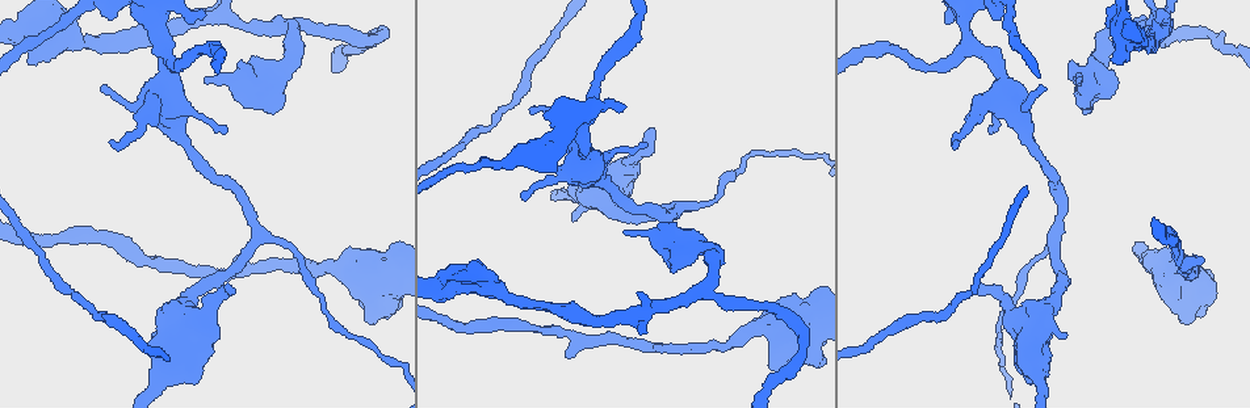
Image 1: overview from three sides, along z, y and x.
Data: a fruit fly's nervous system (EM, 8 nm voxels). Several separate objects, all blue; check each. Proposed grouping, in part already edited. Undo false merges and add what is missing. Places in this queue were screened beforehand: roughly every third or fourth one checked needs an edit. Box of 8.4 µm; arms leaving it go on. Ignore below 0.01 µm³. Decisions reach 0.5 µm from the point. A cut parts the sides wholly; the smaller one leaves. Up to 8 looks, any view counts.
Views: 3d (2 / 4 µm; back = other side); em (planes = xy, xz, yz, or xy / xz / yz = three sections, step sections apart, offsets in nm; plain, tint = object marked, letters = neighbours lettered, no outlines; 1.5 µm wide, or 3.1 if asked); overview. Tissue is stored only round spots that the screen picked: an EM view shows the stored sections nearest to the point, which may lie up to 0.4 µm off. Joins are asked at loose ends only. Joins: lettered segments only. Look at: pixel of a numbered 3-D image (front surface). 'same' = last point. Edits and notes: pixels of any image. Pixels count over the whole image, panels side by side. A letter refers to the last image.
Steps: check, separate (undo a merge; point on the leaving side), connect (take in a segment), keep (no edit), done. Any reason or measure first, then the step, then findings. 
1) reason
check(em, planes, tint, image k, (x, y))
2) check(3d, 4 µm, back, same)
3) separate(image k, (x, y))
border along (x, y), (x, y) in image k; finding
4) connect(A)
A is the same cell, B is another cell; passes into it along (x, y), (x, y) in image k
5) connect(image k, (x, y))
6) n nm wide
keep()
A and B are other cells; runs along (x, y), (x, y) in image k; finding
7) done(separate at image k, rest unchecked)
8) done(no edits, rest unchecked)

sudden change in width
check(em, xz, step 4, letters, image 1, (191, 293))

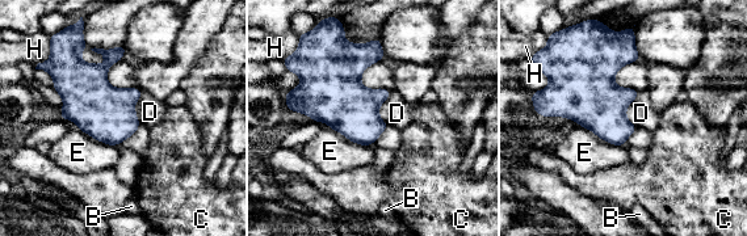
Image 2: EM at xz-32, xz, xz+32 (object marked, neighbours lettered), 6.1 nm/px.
another direction
check(em, planes, letters, same)

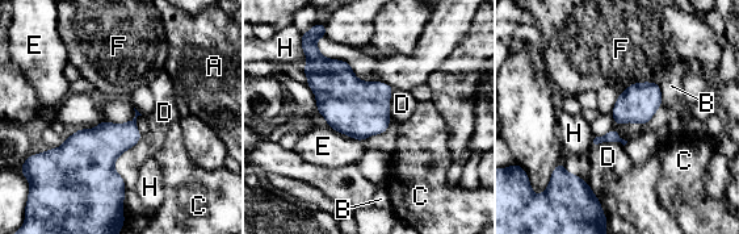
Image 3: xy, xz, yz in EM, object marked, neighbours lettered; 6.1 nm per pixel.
D touches over 340 nm
keep()
A, B, C, D, E, F and H are other cells; border along (658, 82), (633, 82), (618, 95) in image 3; one neuron here

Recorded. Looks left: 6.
tapers out
check(em, xy, step 8, letters, image 1, (955, 140))

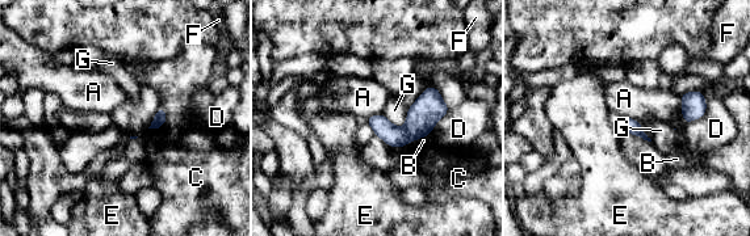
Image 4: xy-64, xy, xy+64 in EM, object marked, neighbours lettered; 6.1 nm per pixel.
keep()
A, B, C, D, E, F and G are other cells; border along (679, 96), (684, 123) in image 4; no lettered segment goes on from it

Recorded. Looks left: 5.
check(em, planes, tint, image 1, (641, 313))

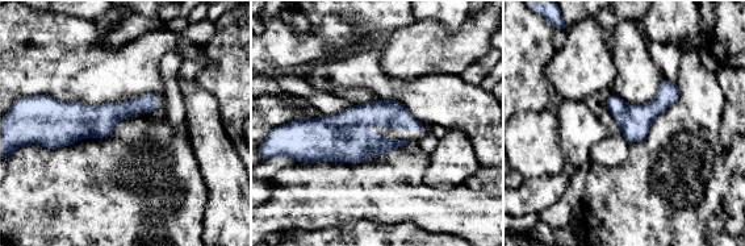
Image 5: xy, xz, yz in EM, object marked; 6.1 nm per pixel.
see the neighbours
check(em, planes, letters, same)

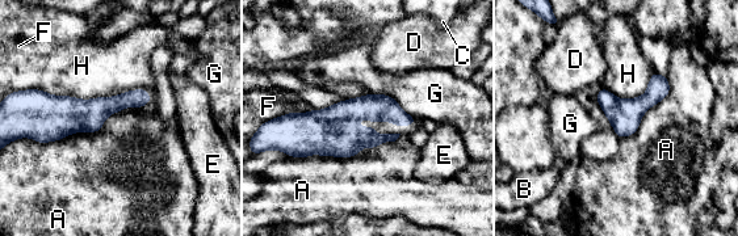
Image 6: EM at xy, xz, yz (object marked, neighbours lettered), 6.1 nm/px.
150 nm wide
keep()
A, B, C, D, E, F, G and H are other cells; runs along (146, 96), (65, 116), (41, 139) in image 6; one neuron here

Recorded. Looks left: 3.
done(no edits, rest unchecked)

